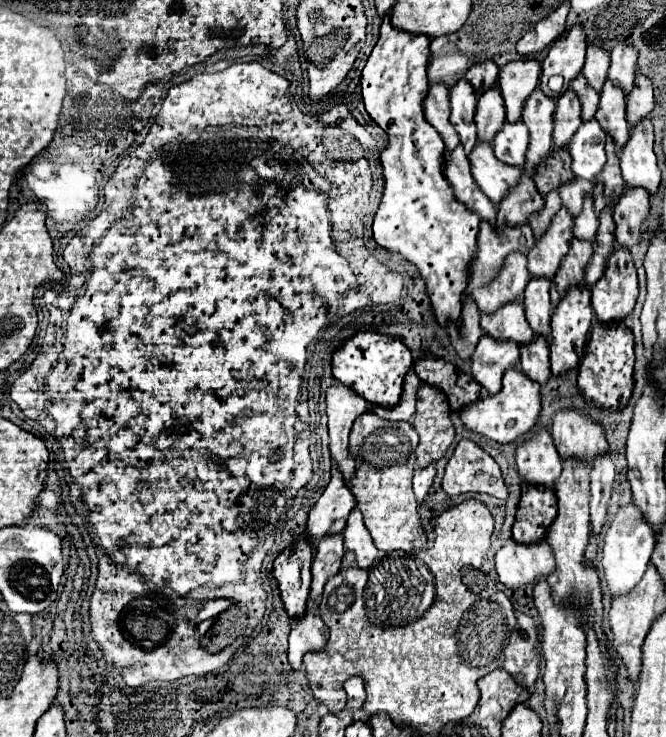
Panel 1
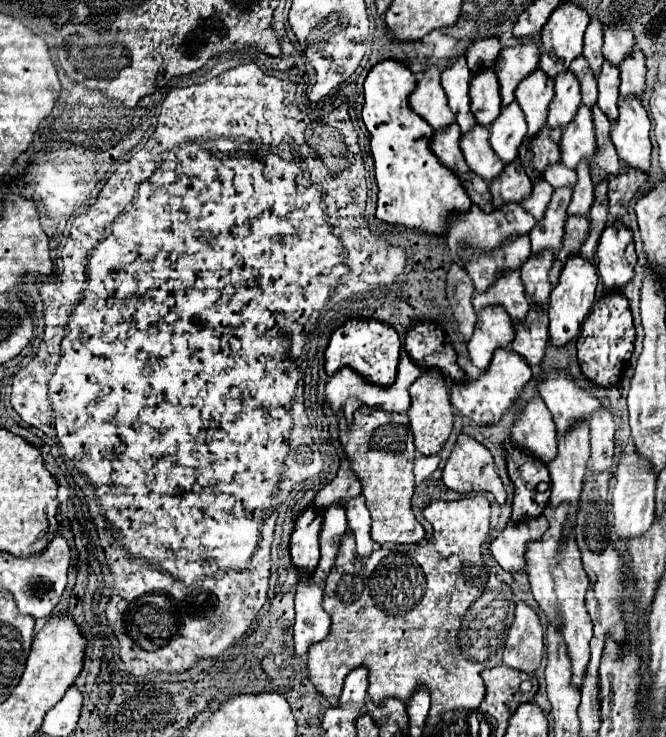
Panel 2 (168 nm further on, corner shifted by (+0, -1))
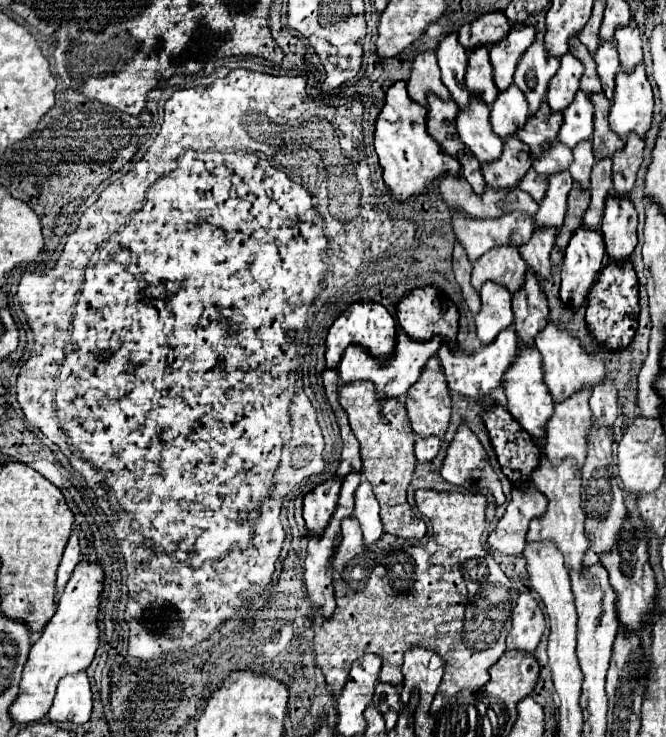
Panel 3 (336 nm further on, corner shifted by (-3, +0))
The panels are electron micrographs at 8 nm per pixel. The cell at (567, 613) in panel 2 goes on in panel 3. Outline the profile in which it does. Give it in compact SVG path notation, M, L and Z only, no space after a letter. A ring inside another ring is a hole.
M538 441L538 447L540 447L540 467L536 467L530 481L546 495L548 507L542 517L534 518L530 522L526 541L552 541L552 543L556 543L556 547L564 553L566 567L568 569L582 569L582 557L584 557L584 551L588 549L588 539L584 533L584 511L581 507L581 473L577 470L576 463L572 463L572 459L564 459L564 463L560 463L560 467L552 467L552 463L548 463L548 459L544 459L544 449L542 449L540 441Z

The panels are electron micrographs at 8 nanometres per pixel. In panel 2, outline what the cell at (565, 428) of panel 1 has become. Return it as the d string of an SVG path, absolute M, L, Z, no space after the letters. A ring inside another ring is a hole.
M547 372L541 378L543 382L539 384L539 396L553 414L559 436L565 436L573 424L589 420L589 416L601 408L601 402L579 388L569 374Z

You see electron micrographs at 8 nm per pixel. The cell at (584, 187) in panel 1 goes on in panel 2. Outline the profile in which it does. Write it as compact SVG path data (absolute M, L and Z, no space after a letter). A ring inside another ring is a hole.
M553 164L545 170L543 178L553 186L553 188L575 188L577 184L577 174L575 170L565 168L565 164Z

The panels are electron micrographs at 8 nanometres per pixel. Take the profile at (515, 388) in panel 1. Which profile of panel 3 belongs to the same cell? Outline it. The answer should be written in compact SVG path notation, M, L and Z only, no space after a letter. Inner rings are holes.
M508 327L508 329L500 331L500 335L494 339L492 345L490 343L482 345L476 353L466 353L458 347L448 347L448 343L442 343L438 357L444 367L448 387L452 391L466 395L466 397L472 397L472 399L482 399L482 395L488 395L486 391L492 391L502 385L504 371L516 359L516 353L518 353L518 339L516 339L516 333Z

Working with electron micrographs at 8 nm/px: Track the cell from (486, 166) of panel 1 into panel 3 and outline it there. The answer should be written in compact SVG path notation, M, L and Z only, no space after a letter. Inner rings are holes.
M472 99L464 111L456 115L456 129L462 143L474 153L480 163L494 161L502 155L502 139L490 129L490 107L480 103L480 99Z

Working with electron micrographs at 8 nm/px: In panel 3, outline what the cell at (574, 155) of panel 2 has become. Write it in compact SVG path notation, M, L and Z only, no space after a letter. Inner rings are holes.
M578 91L574 101L562 111L564 121L558 131L558 139L568 147L574 147L580 141L590 139L592 137L592 113L594 113L594 107L588 95L584 91Z

